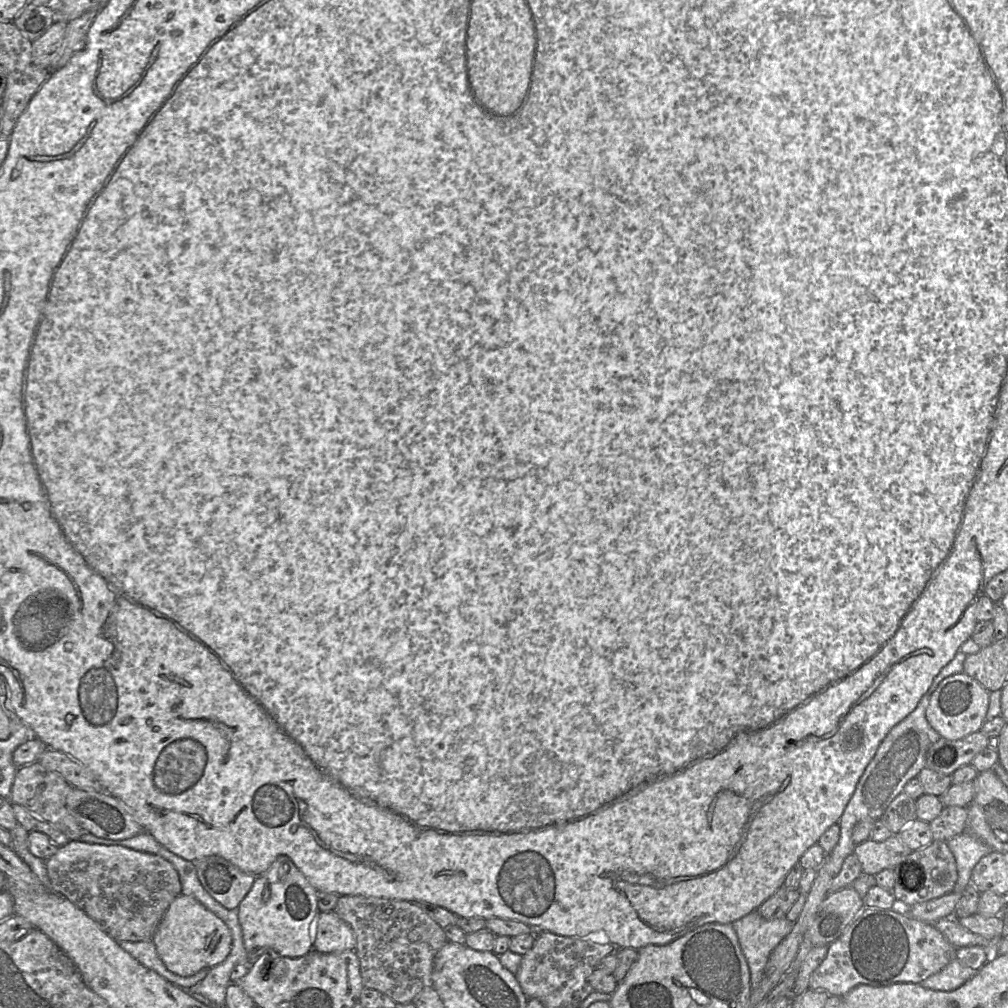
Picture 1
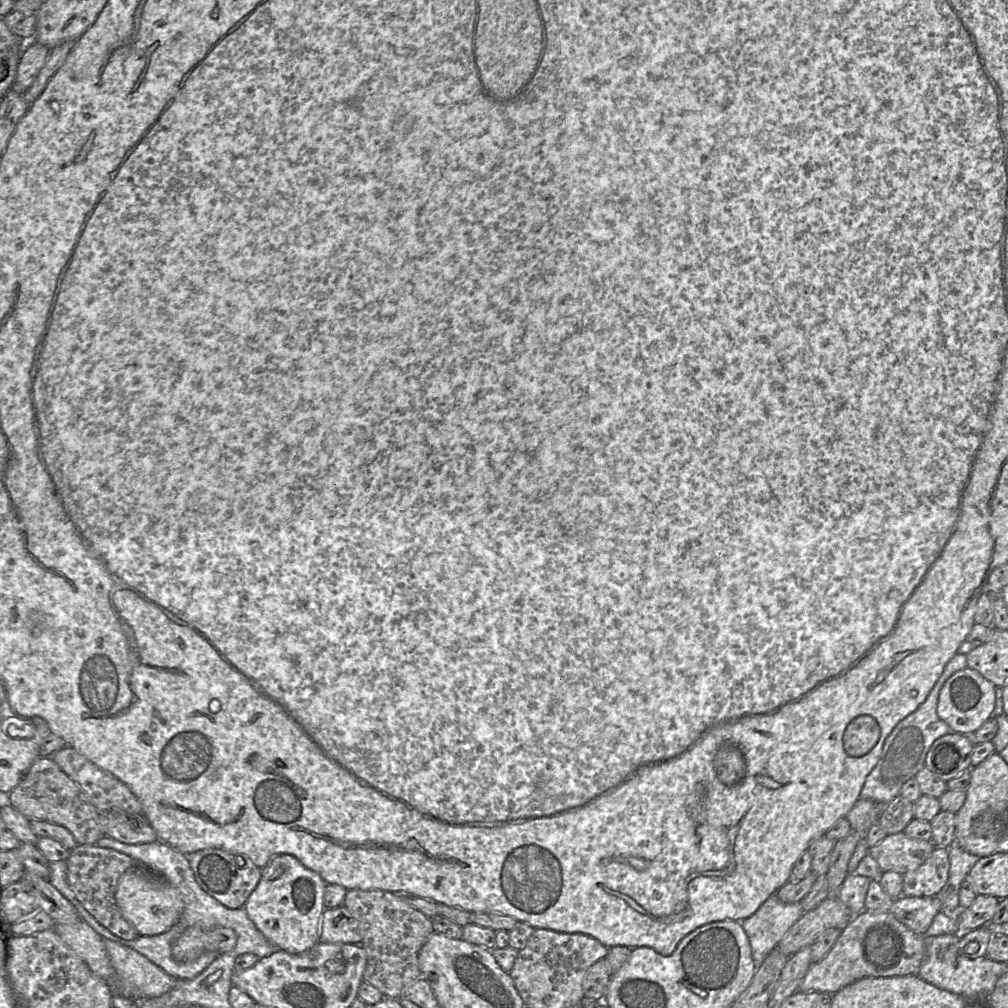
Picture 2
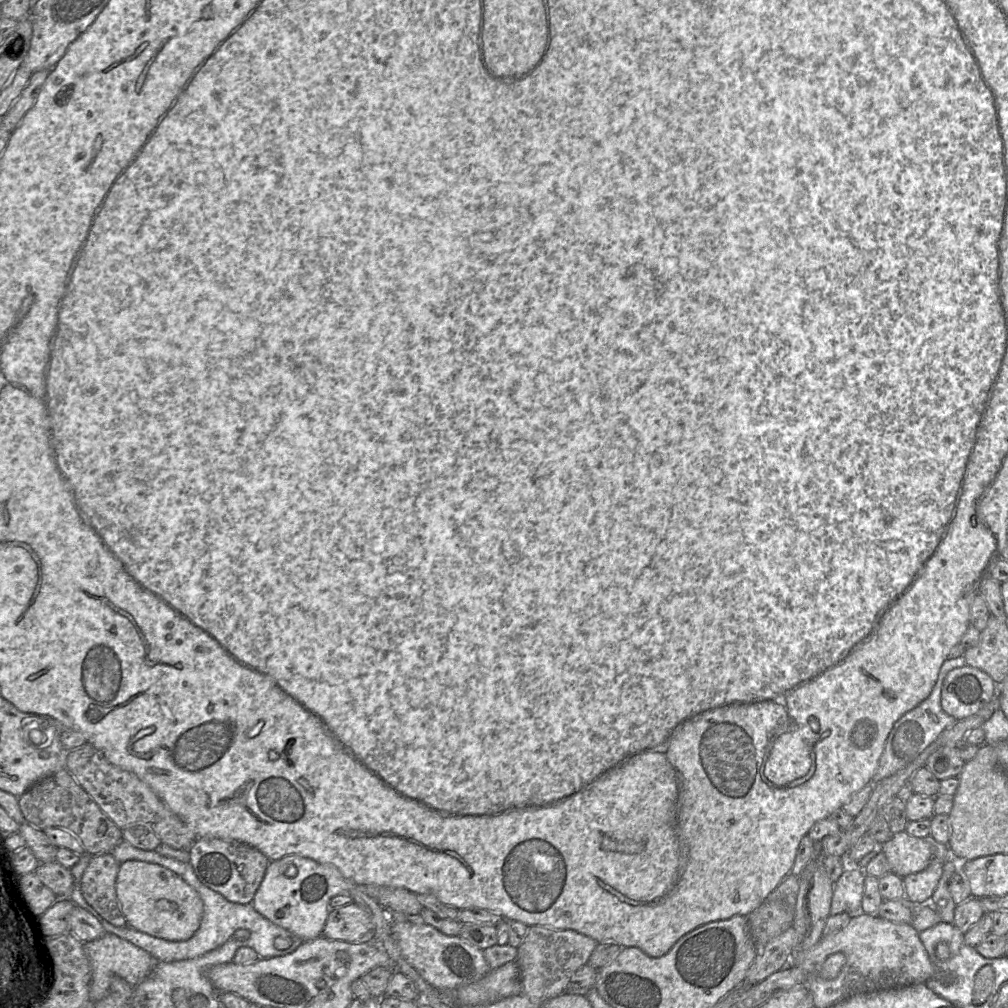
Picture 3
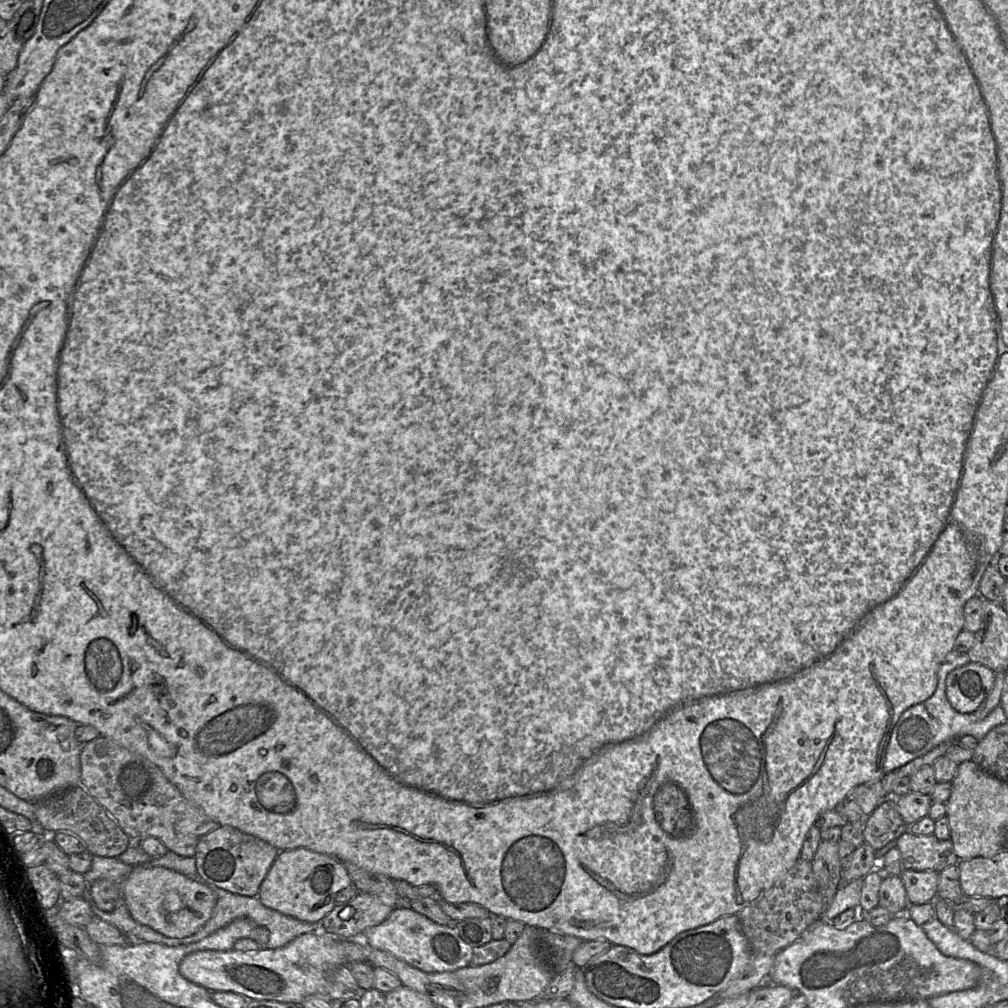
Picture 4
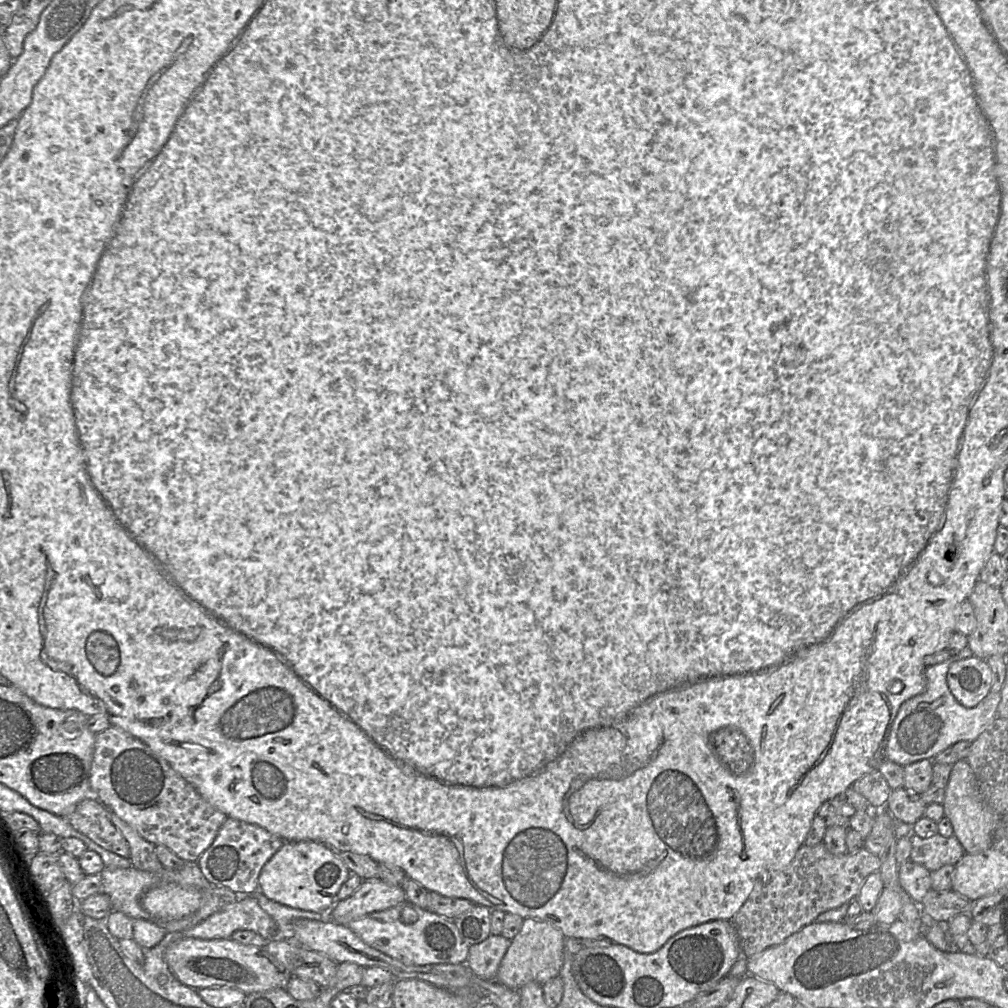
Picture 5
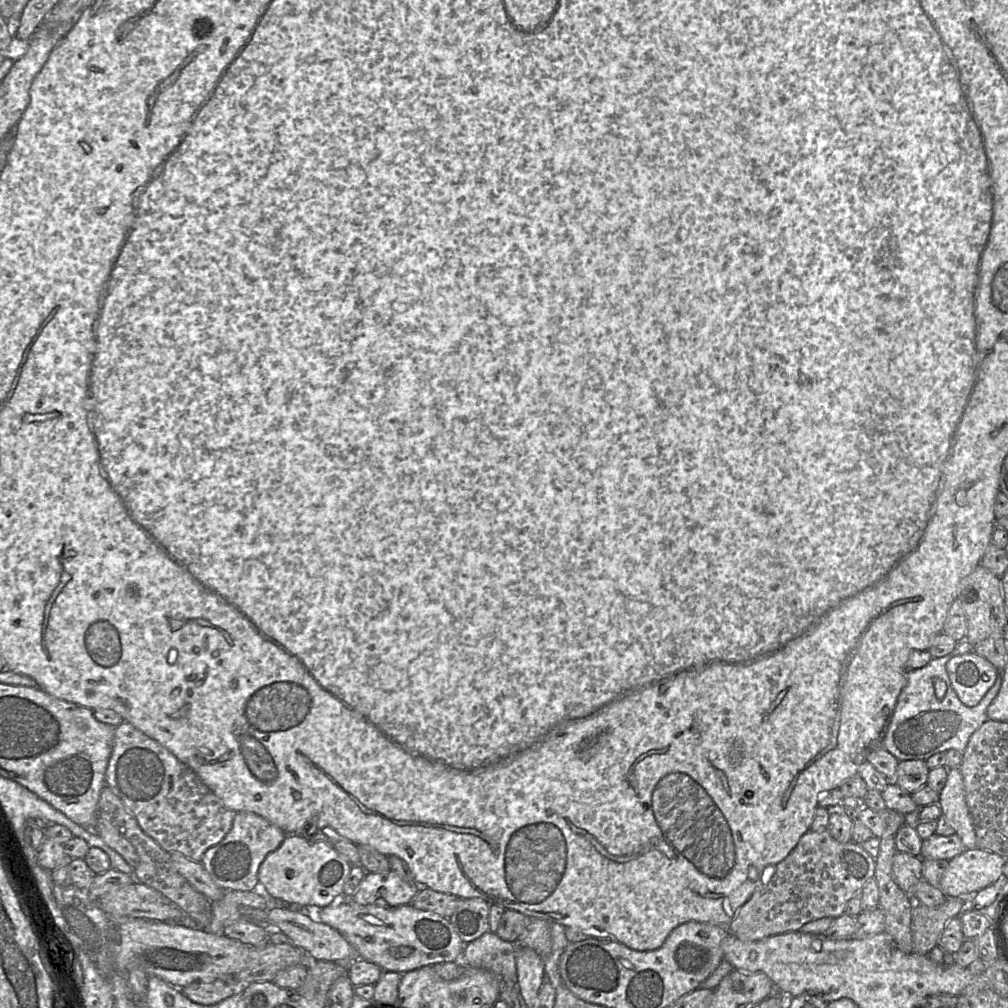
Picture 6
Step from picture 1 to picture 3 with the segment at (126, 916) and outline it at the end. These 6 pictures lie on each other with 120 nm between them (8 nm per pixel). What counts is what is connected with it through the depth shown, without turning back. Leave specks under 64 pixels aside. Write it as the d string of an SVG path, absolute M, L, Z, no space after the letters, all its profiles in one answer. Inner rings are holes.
M110 853L92 856L81 878L81 891L101 917L116 927L125 927L127 920L116 892L120 864Z

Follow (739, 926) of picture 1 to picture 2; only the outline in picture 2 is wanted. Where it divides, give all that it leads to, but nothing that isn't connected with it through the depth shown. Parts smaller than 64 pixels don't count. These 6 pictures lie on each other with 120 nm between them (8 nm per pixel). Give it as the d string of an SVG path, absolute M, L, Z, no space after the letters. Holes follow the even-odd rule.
M773 894L755 913L741 921L751 945L755 971L802 913L800 902L783 903Z

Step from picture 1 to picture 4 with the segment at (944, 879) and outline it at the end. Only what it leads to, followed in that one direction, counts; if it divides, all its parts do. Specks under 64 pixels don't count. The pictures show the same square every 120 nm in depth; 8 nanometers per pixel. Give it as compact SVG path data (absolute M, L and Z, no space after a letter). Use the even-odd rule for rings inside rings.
M903 869L900 877L907 892L909 905L934 901L937 896L939 872Z

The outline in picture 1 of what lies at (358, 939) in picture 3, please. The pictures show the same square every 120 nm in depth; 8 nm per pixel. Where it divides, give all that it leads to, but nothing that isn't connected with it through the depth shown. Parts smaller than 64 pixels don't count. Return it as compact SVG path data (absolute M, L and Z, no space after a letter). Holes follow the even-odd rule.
M334 911L319 912L313 936L313 950L320 953L355 951L356 937L352 928Z

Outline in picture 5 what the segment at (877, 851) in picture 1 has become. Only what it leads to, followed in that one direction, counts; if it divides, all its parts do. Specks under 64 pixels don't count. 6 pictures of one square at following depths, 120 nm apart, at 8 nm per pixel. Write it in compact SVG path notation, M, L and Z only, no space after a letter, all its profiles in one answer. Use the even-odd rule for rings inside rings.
M938 833L927 838L911 835L910 861L935 871L944 865L955 865L965 854L956 836L944 837Z

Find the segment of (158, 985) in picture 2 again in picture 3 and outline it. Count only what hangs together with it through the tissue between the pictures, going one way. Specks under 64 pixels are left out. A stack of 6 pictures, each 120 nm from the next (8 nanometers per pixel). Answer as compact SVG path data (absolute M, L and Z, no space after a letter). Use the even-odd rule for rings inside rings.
M106 933L98 939L84 943L84 951L92 970L90 983L92 1004L103 999L110 992L113 977L118 976L124 979L134 988L151 973L158 963L145 950L111 933Z

